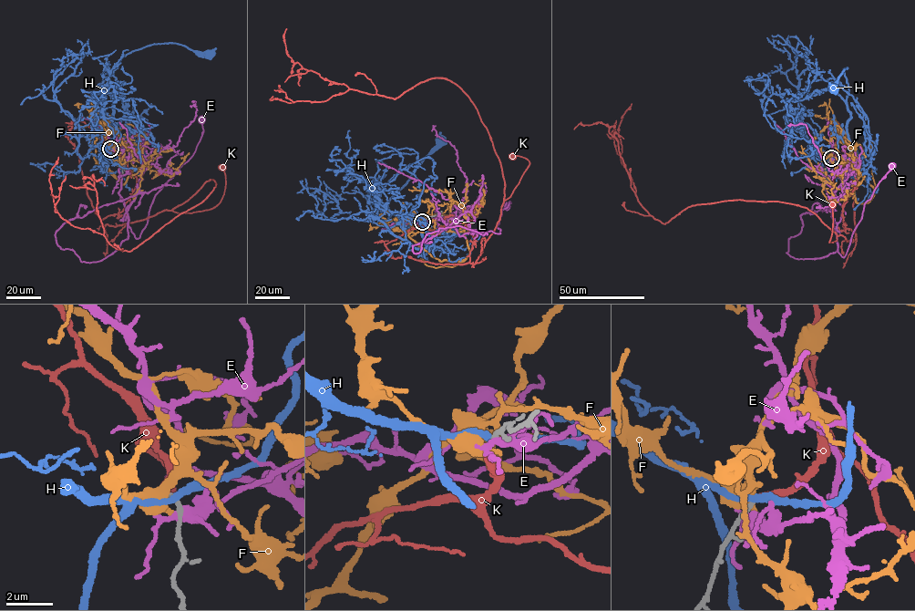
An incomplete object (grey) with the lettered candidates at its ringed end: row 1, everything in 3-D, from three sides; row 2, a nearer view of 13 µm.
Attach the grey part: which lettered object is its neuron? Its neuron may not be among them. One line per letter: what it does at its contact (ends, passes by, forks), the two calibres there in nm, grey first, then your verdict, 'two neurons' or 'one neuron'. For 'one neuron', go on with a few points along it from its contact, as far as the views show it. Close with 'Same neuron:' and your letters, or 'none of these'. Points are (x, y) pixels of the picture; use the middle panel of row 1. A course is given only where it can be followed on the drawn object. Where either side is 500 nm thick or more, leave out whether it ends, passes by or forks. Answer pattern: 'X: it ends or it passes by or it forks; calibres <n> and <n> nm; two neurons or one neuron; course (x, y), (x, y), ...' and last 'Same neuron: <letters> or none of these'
E: it forks; calibres 240 and 280 nm; two neurons
F: calibres 190 and 500 nm; two neurons
H: it passes by; calibres 200 and 260 nm; two neurons
K: it ends; calibres 180 and 240 nm; one neuron; course (422, 222), (385, 244), (392, 257), (475, 264), (502, 202), (528, 167), (527, 160), (513, 156)
Same neuron: K

